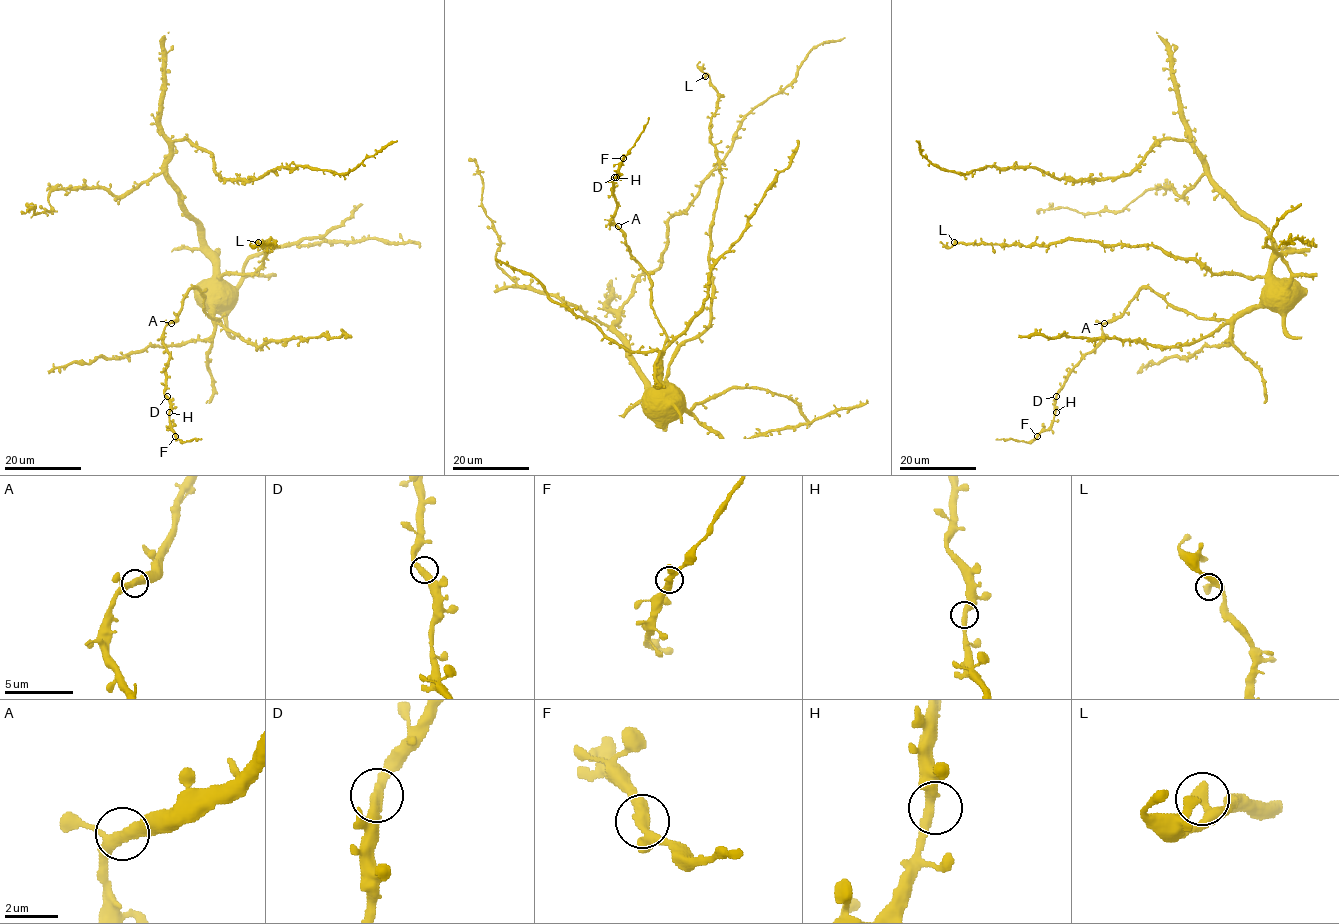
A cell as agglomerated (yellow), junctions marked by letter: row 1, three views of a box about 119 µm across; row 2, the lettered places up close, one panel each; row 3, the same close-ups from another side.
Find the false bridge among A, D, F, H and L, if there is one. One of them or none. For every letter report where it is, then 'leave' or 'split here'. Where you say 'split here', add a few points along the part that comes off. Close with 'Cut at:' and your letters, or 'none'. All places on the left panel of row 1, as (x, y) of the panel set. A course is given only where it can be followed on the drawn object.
A: place (171, 323); leave
D: place (167, 396); leave
F: place (175, 436); leave
H: place (169, 412); leave
L: place (258, 242); leave
Cut at: none

